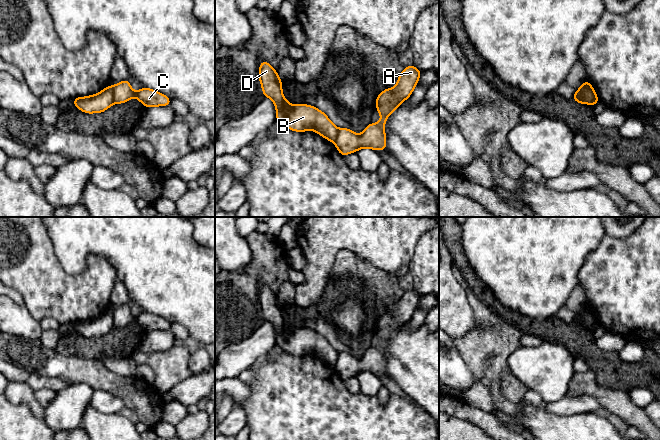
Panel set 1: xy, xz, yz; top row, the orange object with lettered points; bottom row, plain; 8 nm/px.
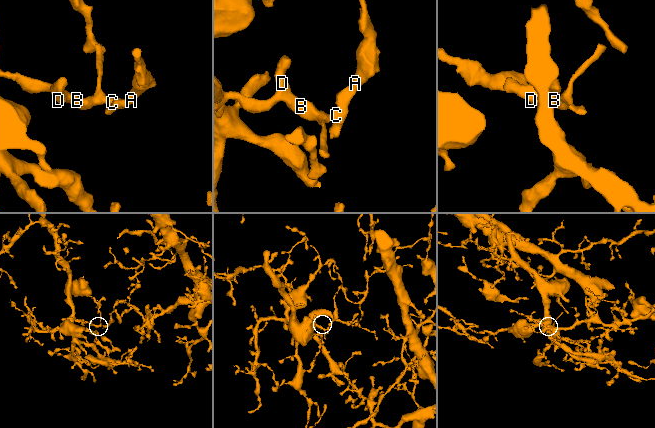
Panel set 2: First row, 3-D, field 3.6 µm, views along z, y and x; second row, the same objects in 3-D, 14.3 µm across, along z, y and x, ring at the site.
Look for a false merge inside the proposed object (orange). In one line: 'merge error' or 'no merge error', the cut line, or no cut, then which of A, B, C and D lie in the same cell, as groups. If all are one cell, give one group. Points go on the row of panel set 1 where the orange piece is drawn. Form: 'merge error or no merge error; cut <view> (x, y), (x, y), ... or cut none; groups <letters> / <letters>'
merge error; cut xy (111, 86), (114, 102); groups A C / B D

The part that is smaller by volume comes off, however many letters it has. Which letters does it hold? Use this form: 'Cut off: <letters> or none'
Cut off: A, C

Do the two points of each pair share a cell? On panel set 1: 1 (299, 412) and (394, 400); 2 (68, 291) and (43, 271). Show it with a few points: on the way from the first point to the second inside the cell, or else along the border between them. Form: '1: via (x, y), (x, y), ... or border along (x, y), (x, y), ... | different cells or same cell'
1: via (323, 412), (370, 412) | same cell
2: via (62, 290), (49, 277) | same cell

